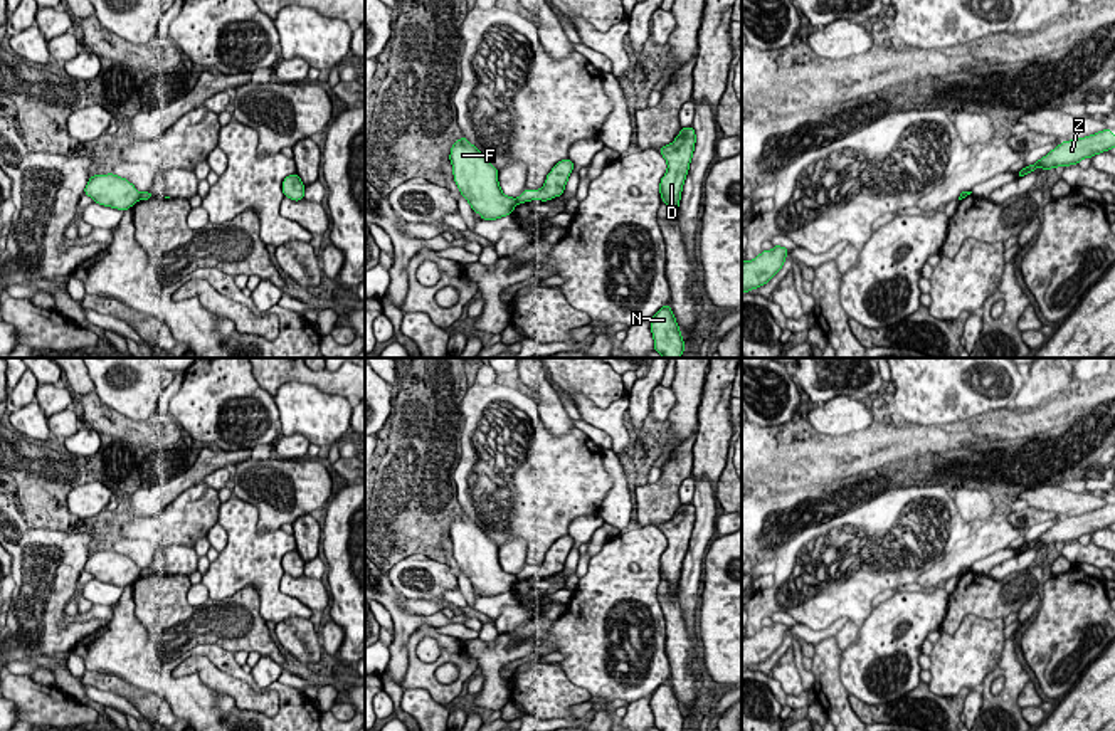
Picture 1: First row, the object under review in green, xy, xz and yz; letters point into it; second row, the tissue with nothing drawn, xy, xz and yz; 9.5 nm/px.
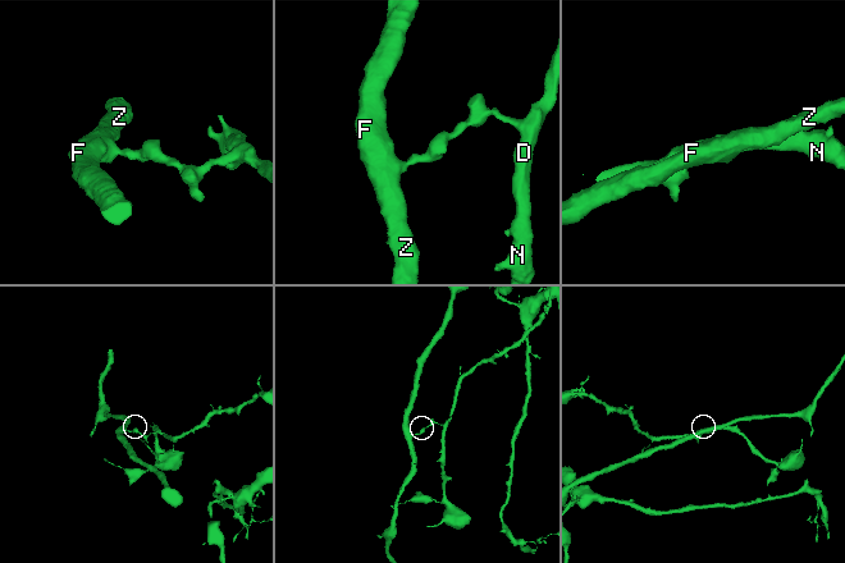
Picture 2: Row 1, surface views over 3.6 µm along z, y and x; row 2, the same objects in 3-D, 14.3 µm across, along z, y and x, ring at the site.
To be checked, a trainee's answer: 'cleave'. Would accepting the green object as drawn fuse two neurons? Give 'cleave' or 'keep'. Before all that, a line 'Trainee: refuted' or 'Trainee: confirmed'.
Trainee: confirmed
cleave

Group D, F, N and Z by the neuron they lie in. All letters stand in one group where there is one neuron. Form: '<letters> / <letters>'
D N / F Z

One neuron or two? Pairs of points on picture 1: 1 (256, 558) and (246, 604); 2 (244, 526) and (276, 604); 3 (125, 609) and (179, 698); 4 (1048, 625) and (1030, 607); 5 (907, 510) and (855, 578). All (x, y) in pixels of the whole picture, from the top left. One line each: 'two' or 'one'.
1: two
2: one
3: one
4: two
5: one

